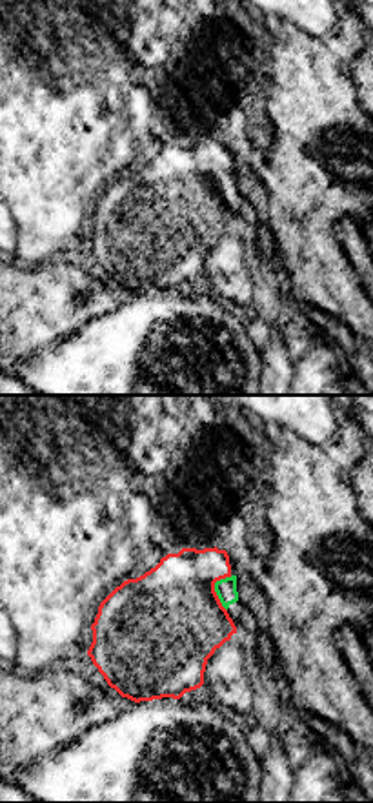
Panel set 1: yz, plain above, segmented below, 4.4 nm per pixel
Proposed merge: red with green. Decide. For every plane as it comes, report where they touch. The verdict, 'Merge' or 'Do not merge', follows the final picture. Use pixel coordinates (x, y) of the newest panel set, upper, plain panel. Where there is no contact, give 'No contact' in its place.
Touches red at (213, 181)

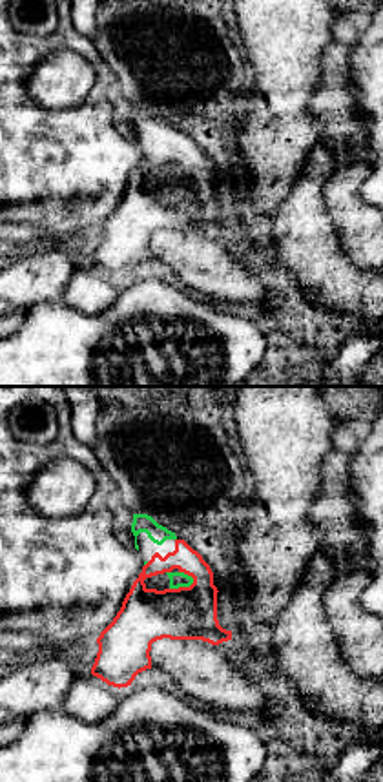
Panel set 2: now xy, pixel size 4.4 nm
Touches red at (183, 179)

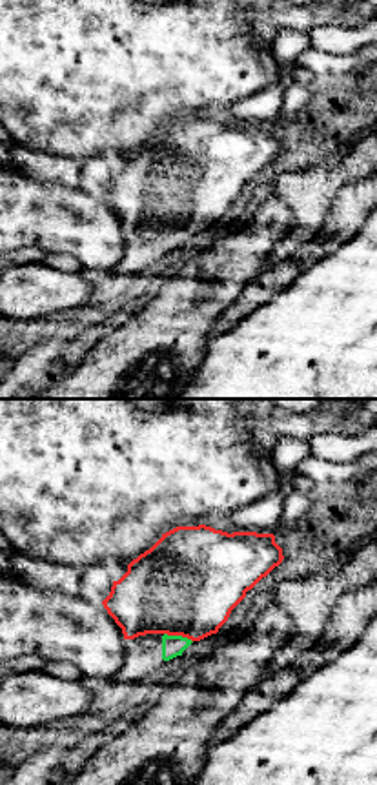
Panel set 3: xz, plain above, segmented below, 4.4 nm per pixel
Touches red at (179, 226)

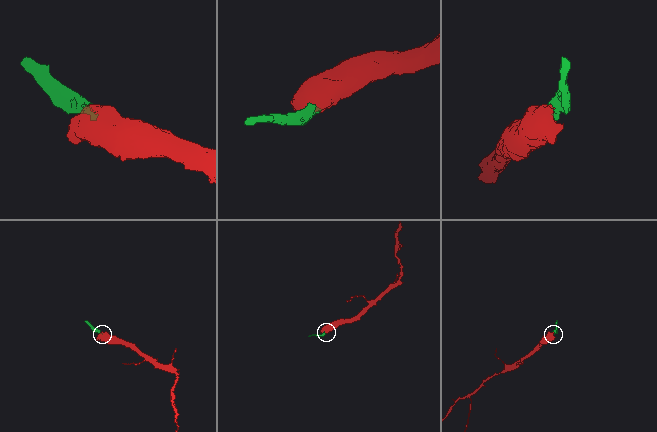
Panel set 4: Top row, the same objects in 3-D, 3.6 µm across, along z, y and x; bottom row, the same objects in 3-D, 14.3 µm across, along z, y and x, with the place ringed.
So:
Merge

